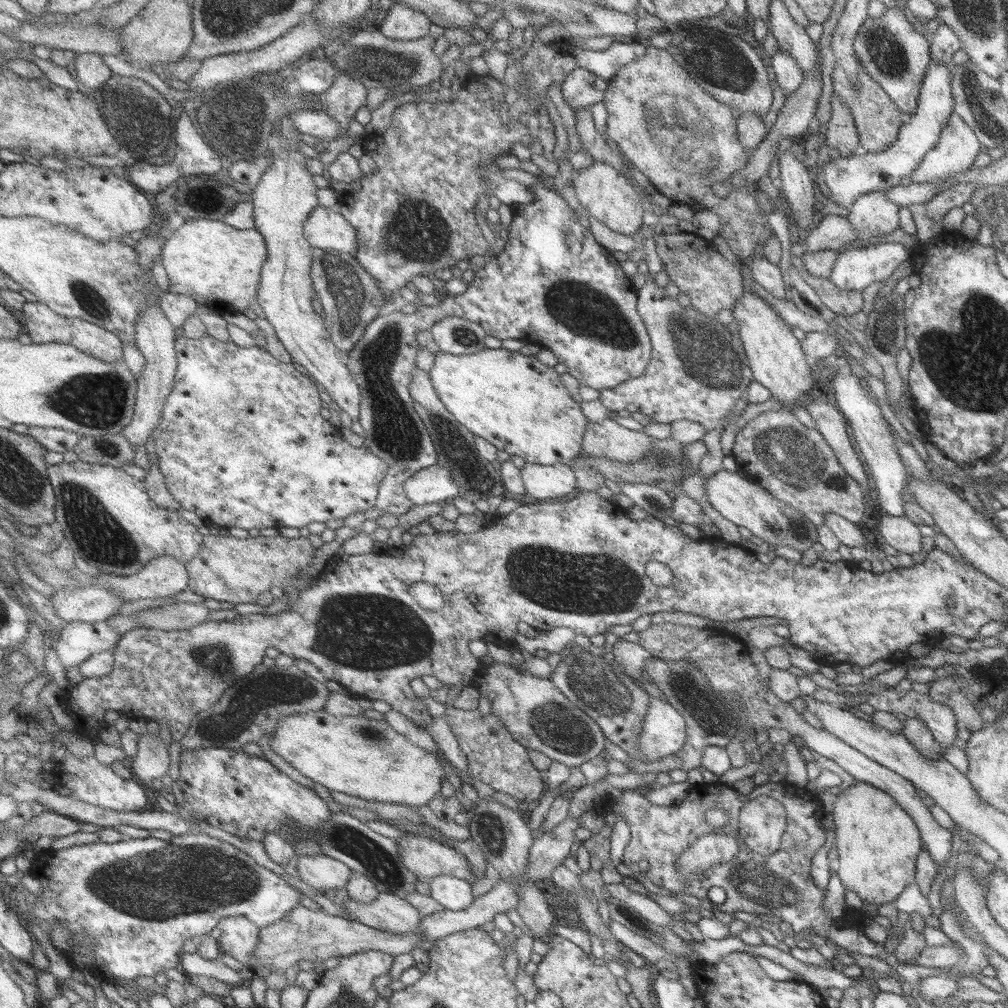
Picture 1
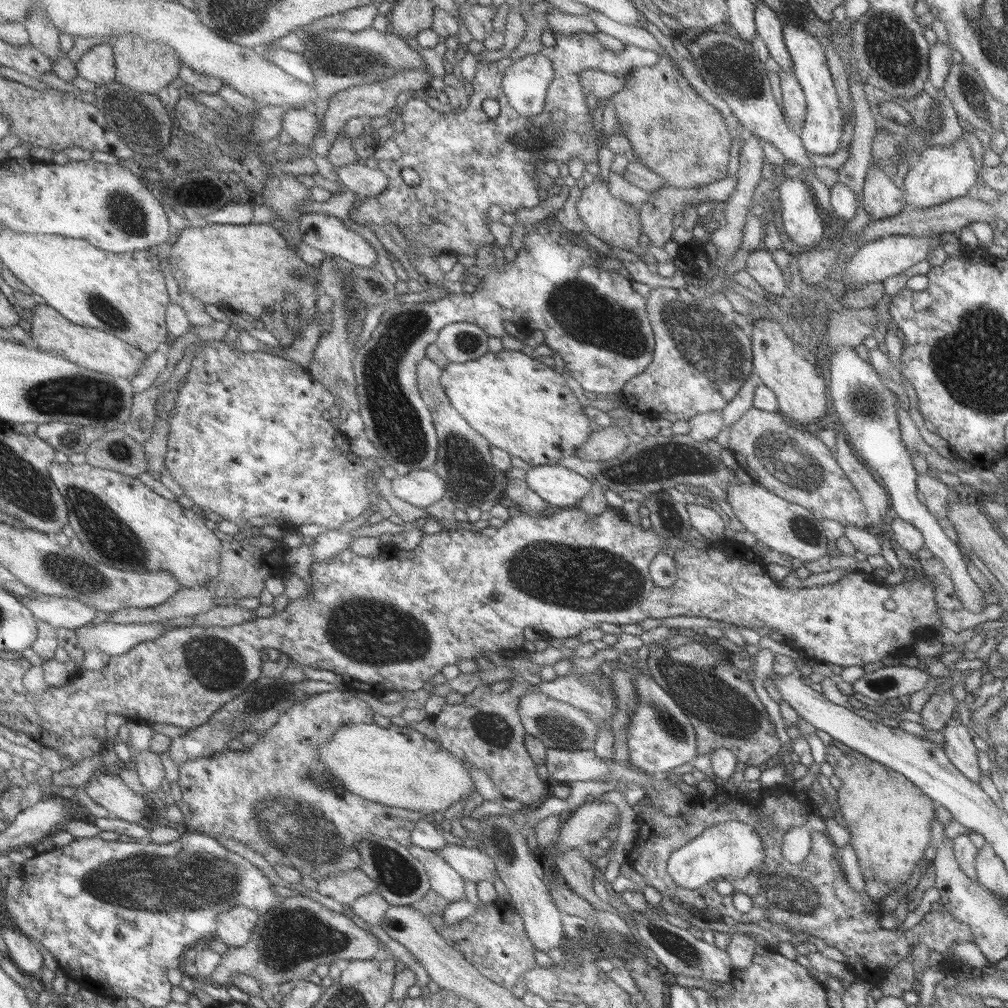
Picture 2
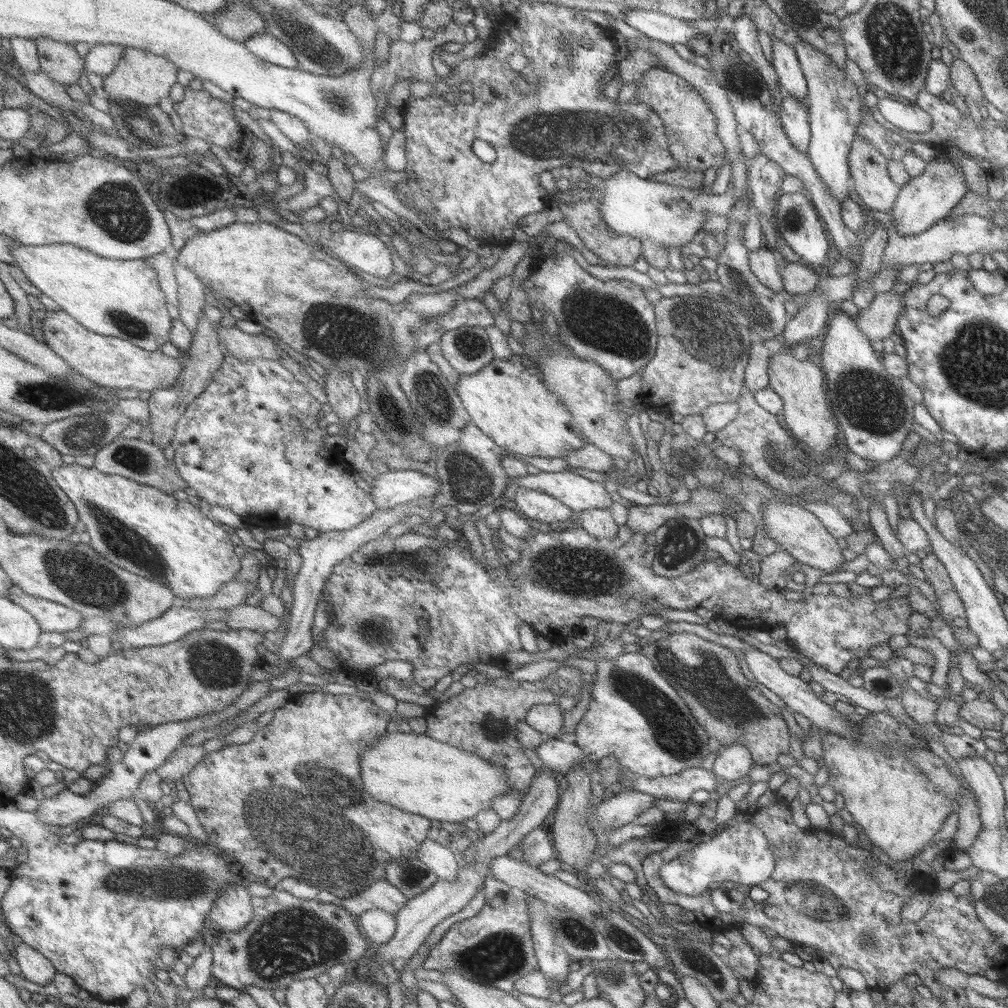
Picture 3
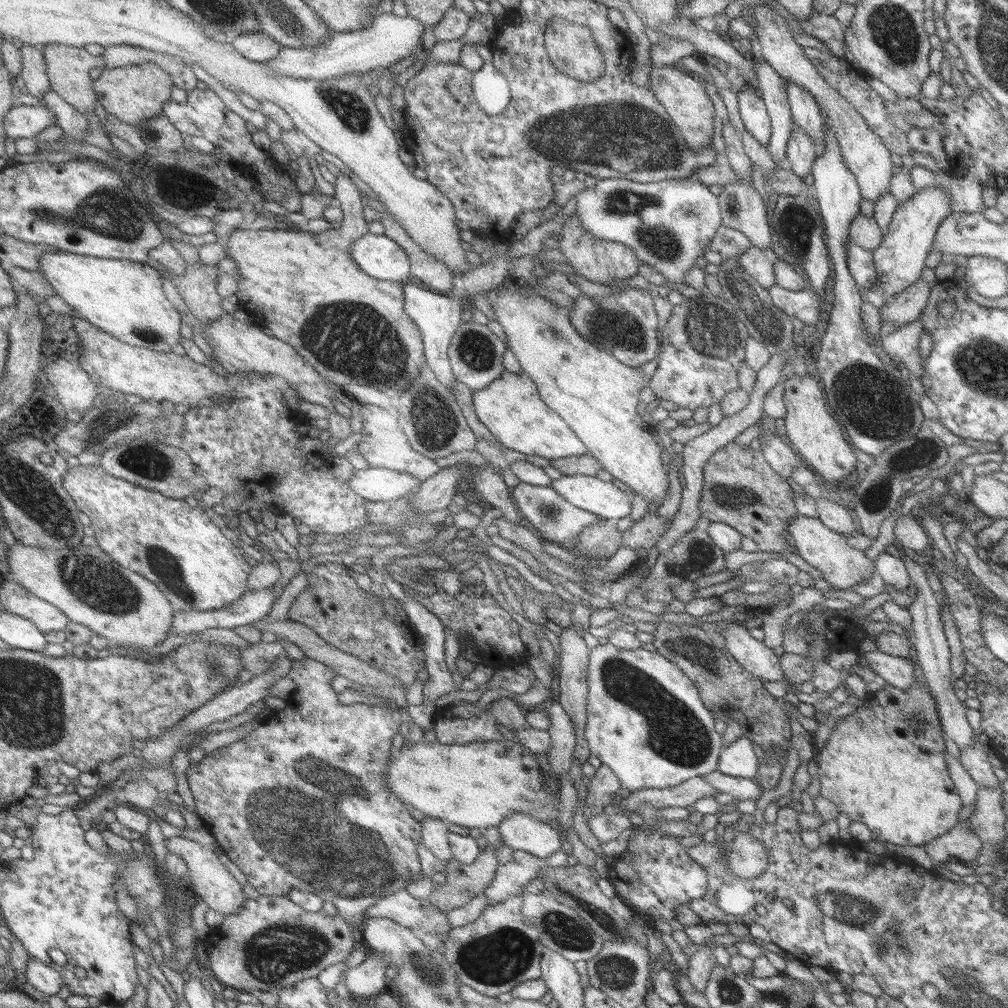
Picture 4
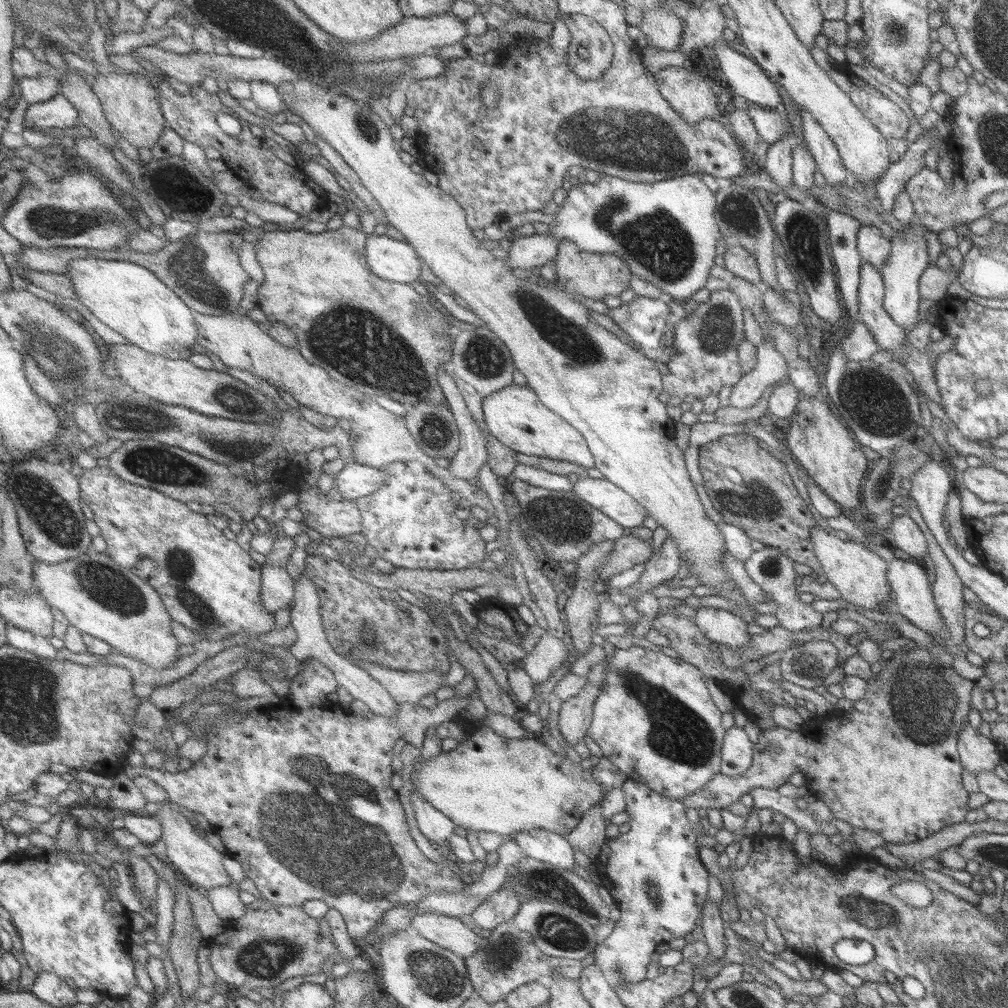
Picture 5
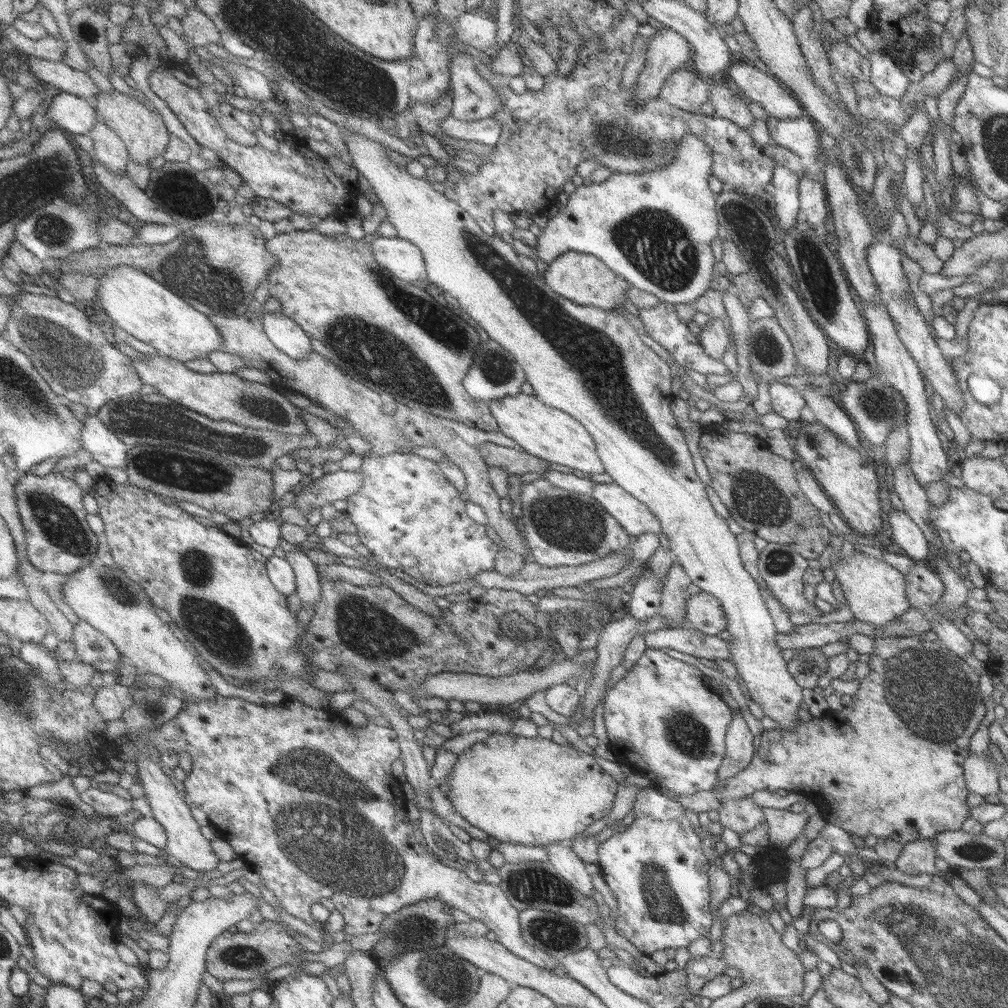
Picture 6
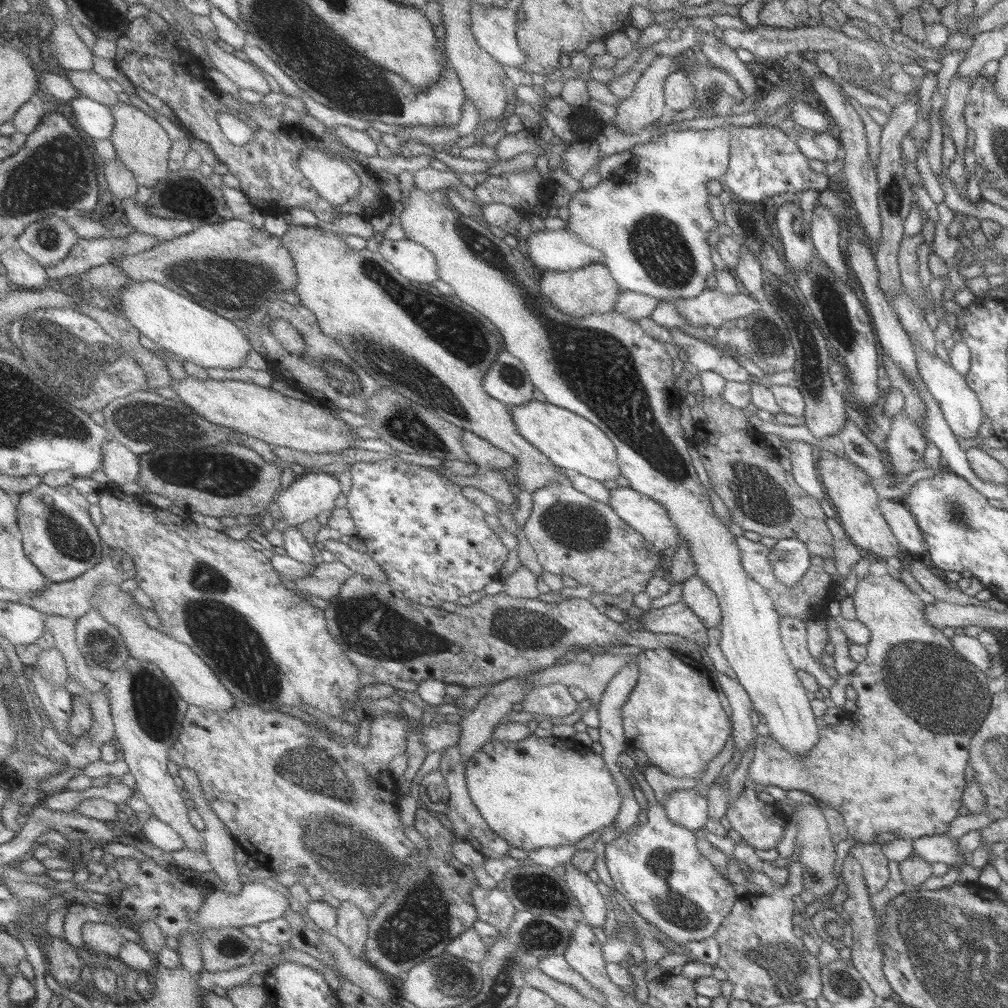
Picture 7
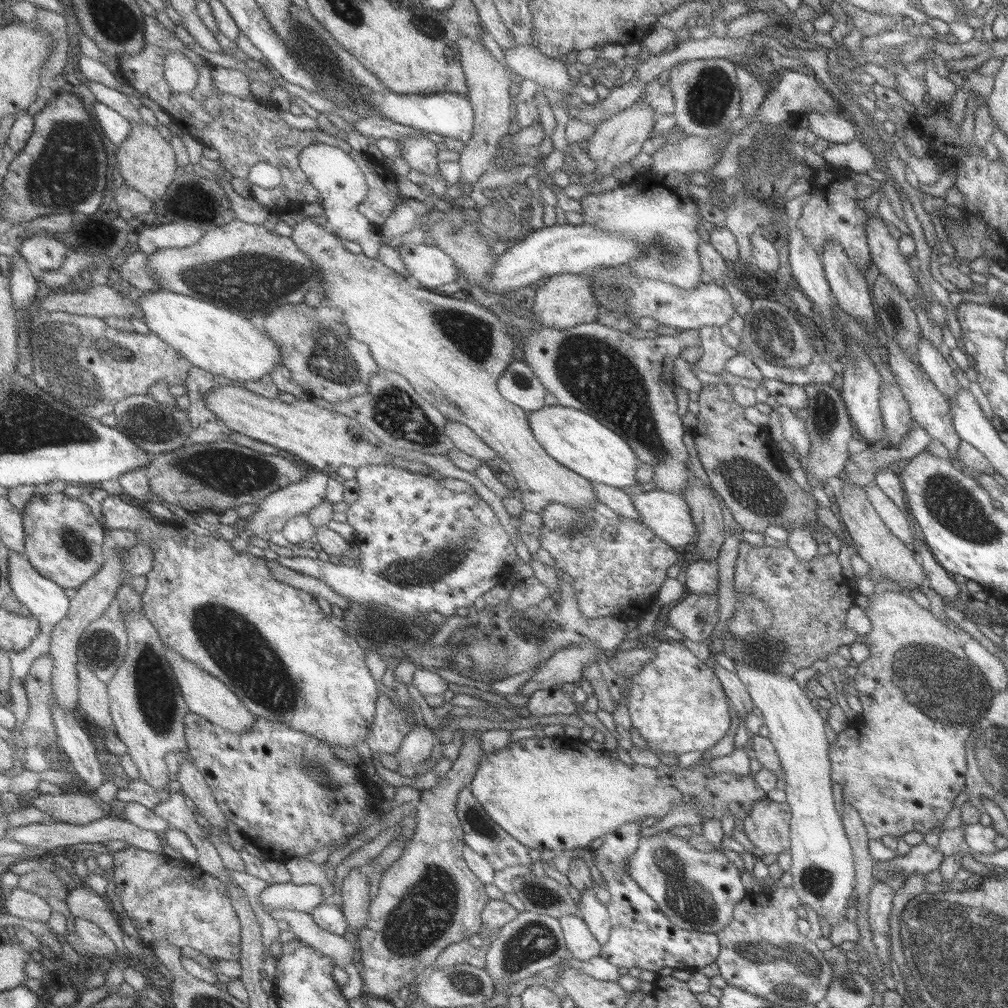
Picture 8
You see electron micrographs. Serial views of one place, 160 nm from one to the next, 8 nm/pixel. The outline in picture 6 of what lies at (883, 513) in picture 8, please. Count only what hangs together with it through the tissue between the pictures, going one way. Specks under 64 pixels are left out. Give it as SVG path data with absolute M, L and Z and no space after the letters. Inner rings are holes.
M890 510L887 514L887 526L891 532L891 542L897 544L906 558L920 561L928 553L927 541L919 528L899 510Z

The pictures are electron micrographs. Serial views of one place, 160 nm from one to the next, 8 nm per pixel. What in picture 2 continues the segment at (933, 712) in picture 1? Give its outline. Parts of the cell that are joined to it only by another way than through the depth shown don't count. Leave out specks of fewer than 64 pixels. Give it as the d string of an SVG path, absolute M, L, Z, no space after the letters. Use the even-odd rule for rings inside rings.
M952 712L949 720L946 720L941 732L943 735L941 748L949 762L963 777L977 784L980 775L977 767L977 748L955 712Z

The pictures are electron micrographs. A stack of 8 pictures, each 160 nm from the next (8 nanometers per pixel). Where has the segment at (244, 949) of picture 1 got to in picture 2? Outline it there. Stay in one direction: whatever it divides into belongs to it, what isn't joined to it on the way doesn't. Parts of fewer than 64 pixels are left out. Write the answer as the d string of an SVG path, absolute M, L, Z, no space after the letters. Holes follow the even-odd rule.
M234 906L218 916L218 929L214 935L218 936L228 947L246 945L258 924L260 914L251 907Z

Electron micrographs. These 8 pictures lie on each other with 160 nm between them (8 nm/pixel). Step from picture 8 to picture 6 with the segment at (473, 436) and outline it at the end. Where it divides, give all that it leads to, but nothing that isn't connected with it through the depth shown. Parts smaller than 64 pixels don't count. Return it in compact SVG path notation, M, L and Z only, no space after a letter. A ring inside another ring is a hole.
M489 441L480 444L480 451L483 458L490 467L502 468L509 474L523 475L527 472L540 472L547 467L547 460L533 454L507 446L499 446Z

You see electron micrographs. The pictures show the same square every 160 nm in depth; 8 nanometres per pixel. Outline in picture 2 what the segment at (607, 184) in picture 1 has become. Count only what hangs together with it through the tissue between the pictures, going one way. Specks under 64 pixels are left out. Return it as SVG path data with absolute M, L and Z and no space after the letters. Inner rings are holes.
M598 177L591 178L593 183L587 186L581 186L581 196L575 203L576 212L579 220L583 222L585 230L599 238L601 242L607 244L608 248L621 248L621 250L632 250L639 238L640 222L637 211L631 205L619 199L614 199L609 195L607 187L601 185Z

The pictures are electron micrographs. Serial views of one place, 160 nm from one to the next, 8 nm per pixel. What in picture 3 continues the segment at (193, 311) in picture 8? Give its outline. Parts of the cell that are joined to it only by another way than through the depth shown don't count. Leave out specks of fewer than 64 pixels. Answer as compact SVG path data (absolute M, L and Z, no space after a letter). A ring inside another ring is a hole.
M20 244L12 246L12 255L16 258L15 265L26 272L27 278L35 288L39 288L43 295L57 302L63 311L76 318L77 322L90 331L95 331L95 334L122 338L151 352L159 351L165 342L170 342L174 320L169 316L168 300L163 293L157 271L146 258L130 261L115 260L71 244L45 246Z

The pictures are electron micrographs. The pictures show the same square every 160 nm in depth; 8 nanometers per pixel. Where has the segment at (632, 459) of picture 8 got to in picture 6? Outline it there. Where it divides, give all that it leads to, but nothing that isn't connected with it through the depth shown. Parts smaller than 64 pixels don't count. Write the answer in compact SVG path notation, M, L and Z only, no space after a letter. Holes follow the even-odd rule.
M531 394L507 396L489 402L500 431L514 440L525 452L548 462L568 466L583 474L601 474L604 466L596 454L596 444L586 428L570 414L547 406L542 399Z

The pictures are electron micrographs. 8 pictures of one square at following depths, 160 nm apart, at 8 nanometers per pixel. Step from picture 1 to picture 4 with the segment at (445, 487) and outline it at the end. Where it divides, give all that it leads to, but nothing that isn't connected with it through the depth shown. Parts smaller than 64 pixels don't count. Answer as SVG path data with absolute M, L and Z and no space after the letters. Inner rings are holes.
M369 466L354 470L348 482L359 497L371 502L399 501L421 484L411 474Z

